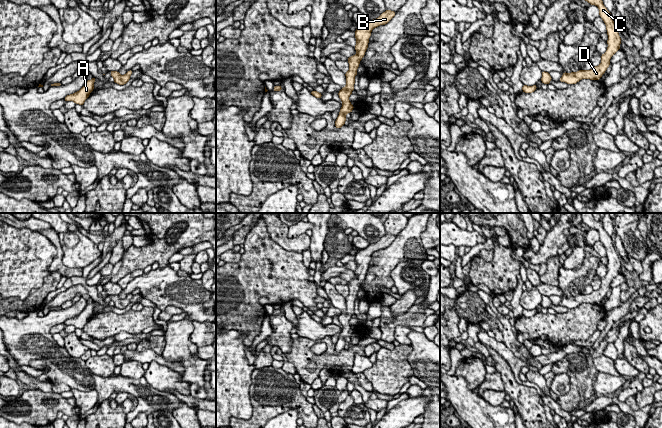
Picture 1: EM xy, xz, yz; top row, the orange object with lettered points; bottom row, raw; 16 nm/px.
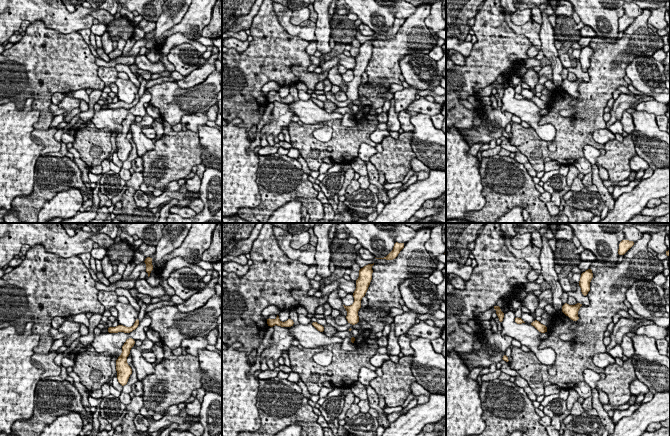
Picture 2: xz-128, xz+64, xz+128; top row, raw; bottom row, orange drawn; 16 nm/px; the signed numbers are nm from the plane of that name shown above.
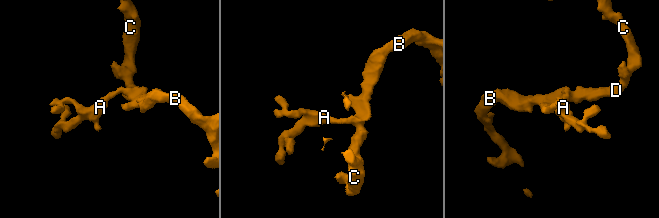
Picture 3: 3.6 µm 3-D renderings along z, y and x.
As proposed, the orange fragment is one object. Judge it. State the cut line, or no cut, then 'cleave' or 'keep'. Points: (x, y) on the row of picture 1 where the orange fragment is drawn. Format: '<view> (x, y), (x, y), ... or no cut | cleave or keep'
no cut | keep

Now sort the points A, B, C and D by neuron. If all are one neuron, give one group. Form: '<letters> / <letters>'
A B C D

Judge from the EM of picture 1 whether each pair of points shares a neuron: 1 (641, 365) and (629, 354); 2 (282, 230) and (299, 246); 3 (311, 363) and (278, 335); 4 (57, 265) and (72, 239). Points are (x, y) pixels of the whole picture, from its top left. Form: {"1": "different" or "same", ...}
{"1": "same", "2": "same", "3": "different", "4": "different"}

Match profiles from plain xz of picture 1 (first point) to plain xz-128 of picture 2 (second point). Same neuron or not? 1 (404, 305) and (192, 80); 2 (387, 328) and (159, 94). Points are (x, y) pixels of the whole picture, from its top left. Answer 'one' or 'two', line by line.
1: one
2: one

